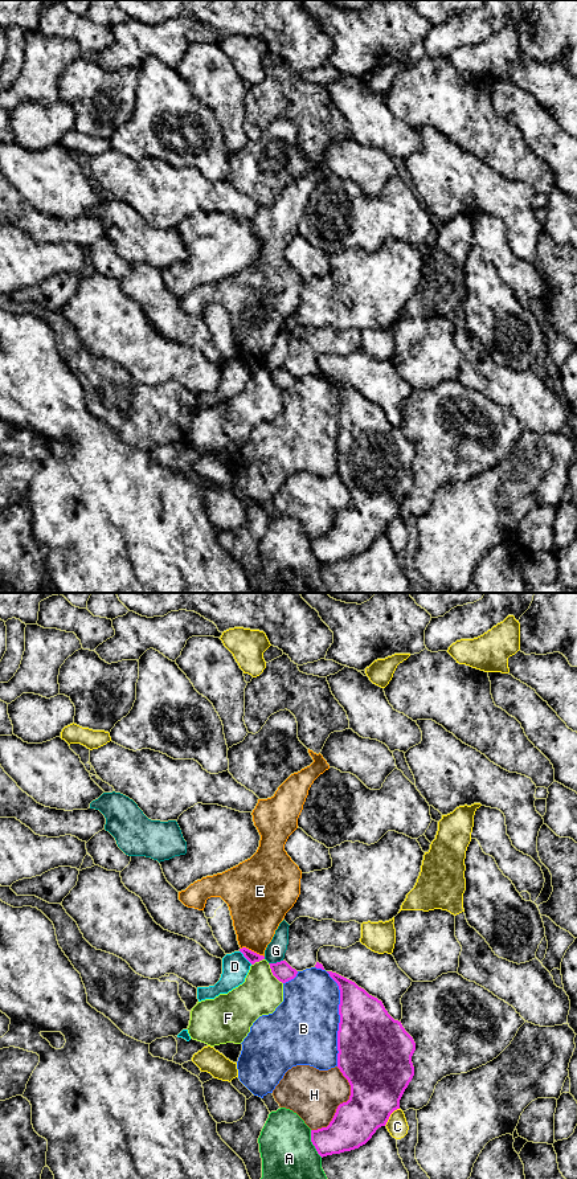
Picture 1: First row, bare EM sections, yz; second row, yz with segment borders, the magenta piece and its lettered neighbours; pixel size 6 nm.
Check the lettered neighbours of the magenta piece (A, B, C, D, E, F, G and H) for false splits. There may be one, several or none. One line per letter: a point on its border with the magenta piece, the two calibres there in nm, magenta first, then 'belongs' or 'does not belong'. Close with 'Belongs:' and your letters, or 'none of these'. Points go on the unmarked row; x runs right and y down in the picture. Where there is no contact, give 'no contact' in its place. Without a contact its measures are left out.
A: contact yz (312, 551); calibres 240 and 380 nm; does not belong
B: contact yz (340, 426); calibres 420 and 420 nm; does not belong
C: contact yz (389, 523); calibres 360 and 120 nm; does not belong
D: contact yz (245, 364); calibres 70 and 160 nm; does not belong
E: contact yz (253, 359); calibres 70 and 320 nm; does not belong
F: contact yz (273, 381); calibres 110 and 260 nm; does not belong
G: contact yz (277, 369); calibres 110 and 120 nm; does not belong
H: contact yz (343, 510); calibres 340 and 320 nm; does not belong
Belongs: none of these

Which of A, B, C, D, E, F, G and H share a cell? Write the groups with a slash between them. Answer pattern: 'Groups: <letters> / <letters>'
Groups: A / B / C / D / E / F / G / H

